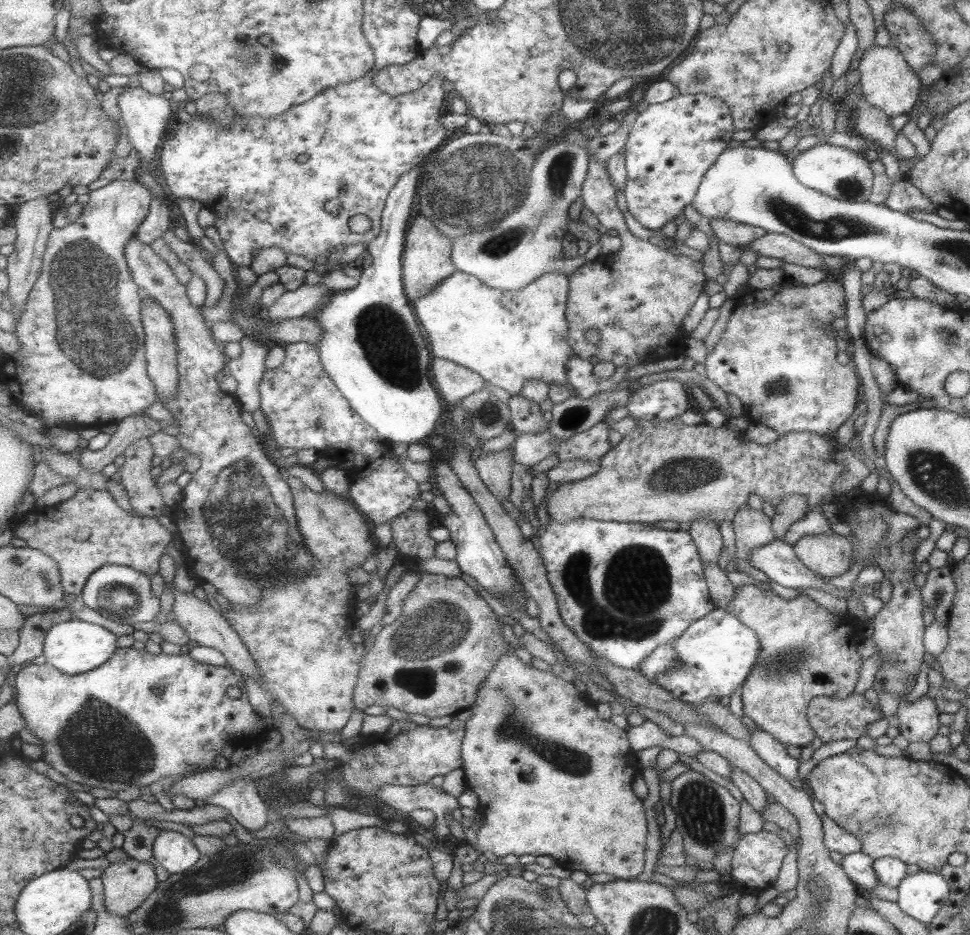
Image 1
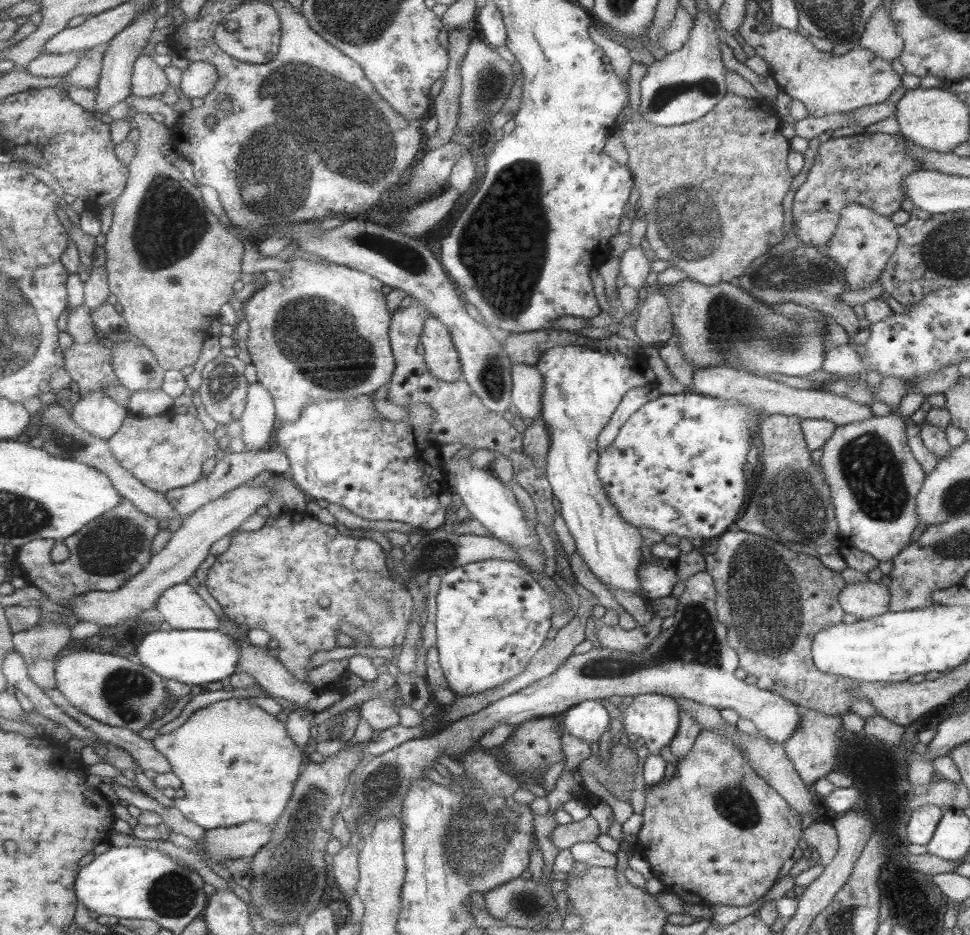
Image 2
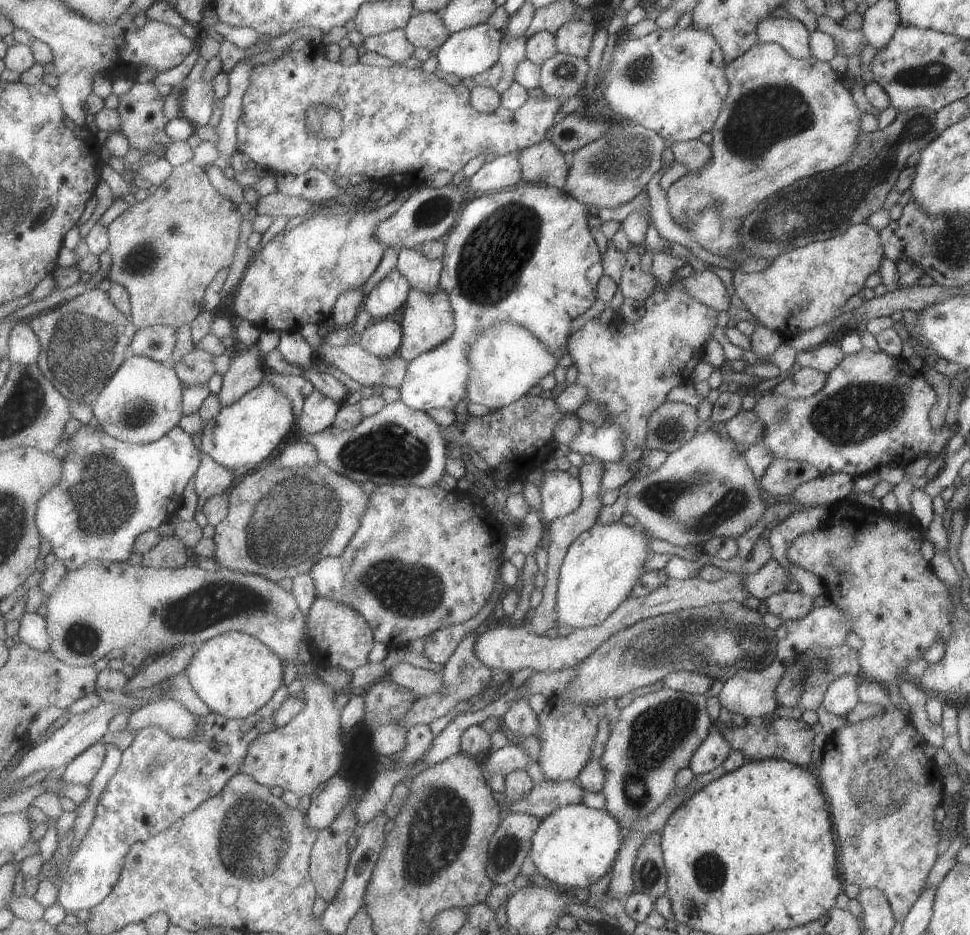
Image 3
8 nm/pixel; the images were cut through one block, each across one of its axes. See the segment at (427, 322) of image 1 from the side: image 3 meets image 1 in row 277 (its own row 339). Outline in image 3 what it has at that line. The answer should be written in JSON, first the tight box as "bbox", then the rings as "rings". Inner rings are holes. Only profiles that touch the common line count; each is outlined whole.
{"bbox":[401,182,602,412],"rings":[[[522,182],[518,187],[513,187],[512,189],[485,193],[482,197],[470,201],[465,208],[465,213],[462,214],[461,221],[457,222],[456,228],[452,230],[445,241],[447,243],[446,268],[441,278],[441,284],[443,288],[450,292],[451,301],[456,311],[457,329],[448,342],[444,342],[442,346],[438,346],[438,348],[430,350],[428,353],[422,354],[420,358],[411,361],[406,382],[401,388],[402,399],[410,408],[426,412],[438,408],[450,408],[453,411],[462,400],[470,398],[470,378],[472,378],[473,373],[473,363],[470,362],[472,346],[480,340],[480,334],[484,334],[484,330],[490,328],[494,322],[516,322],[520,326],[526,326],[528,330],[532,330],[534,334],[537,334],[538,338],[541,338],[542,342],[545,342],[546,346],[554,354],[558,355],[558,358],[568,355],[570,339],[573,336],[570,334],[572,323],[578,317],[582,317],[582,312],[588,310],[594,304],[594,300],[596,300],[596,284],[598,284],[598,280],[601,280],[600,276],[602,276],[602,258],[600,258],[598,246],[596,246],[596,242],[594,242],[594,238],[590,234],[590,228],[588,228],[588,206],[578,202],[578,199],[573,194],[560,187]]]}

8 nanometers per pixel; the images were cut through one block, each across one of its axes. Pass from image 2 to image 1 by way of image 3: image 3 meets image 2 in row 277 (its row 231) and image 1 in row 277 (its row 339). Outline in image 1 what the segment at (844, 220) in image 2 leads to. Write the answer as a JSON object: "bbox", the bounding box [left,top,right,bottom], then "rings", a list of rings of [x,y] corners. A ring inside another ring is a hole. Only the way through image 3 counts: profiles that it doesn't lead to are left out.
{"bbox":[704,275,862,436],"rings":[[[784,275],[780,282],[775,283],[768,289],[751,289],[740,297],[731,313],[732,315],[729,317],[720,341],[718,341],[712,351],[708,352],[704,362],[706,376],[722,388],[726,394],[735,394],[740,398],[744,406],[744,412],[751,423],[764,423],[766,427],[778,432],[779,436],[785,436],[785,434],[790,432],[812,432],[819,434],[819,436],[834,435],[842,424],[850,418],[850,415],[854,414],[854,410],[856,410],[856,406],[859,404],[862,396],[860,391],[861,381],[855,367],[852,364],[840,364],[838,358],[836,358],[836,354],[838,354],[836,336],[839,335],[839,332],[832,327],[831,322],[838,316],[844,317],[846,312],[847,300],[844,296],[844,287],[840,284],[840,280],[837,280],[835,277],[825,278],[814,285],[806,285]]]}

